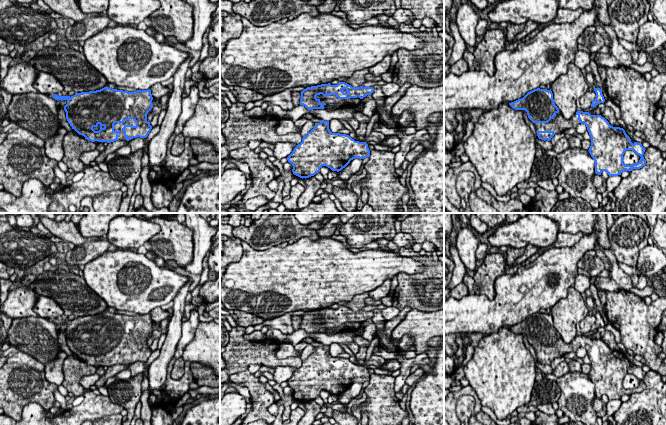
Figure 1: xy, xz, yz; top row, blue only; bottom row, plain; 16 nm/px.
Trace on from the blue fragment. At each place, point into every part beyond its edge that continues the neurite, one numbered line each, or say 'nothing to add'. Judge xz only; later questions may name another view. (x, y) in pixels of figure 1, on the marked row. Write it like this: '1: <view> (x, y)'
1: xz (332, 99)

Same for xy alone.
1: xy (117, 126)

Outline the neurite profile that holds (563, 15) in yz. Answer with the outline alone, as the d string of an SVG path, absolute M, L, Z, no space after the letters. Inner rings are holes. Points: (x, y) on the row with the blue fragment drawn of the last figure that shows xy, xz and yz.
M558 8L557 15L551 22L556 24L573 23L583 12L584 10L582 8L578 8L574 11L565 8Z

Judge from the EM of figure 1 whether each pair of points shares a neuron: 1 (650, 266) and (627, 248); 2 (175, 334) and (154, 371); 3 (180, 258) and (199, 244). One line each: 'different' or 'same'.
1: different
2: same
3: different

